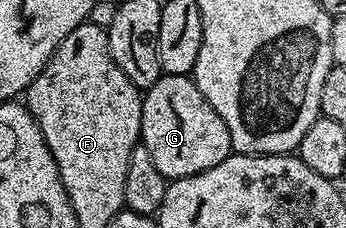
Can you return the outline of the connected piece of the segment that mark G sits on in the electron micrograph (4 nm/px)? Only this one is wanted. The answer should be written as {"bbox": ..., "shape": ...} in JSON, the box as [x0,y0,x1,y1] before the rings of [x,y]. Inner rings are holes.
{"bbox":[140,73,234,179],"shape":[[[173,73],[160,76],[143,94],[140,141],[146,147],[146,151],[150,151],[150,159],[154,163],[154,167],[158,167],[158,171],[162,171],[165,179],[189,177],[206,171],[210,167],[218,167],[218,163],[222,163],[222,159],[232,156],[234,152],[230,131],[226,127],[222,115],[218,115],[218,111],[214,111],[214,107],[210,107],[210,103],[202,95],[202,91],[198,91],[195,80],[188,75],[179,77]]]}

